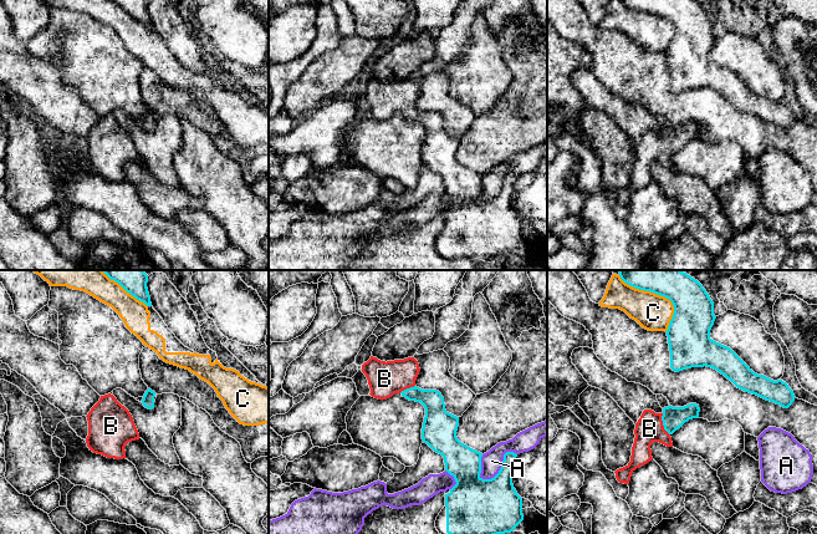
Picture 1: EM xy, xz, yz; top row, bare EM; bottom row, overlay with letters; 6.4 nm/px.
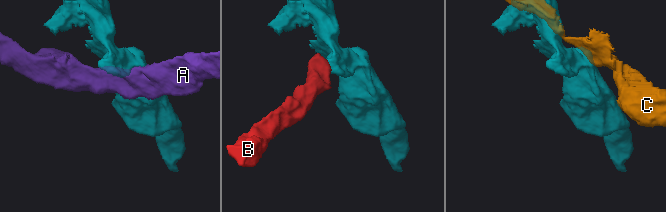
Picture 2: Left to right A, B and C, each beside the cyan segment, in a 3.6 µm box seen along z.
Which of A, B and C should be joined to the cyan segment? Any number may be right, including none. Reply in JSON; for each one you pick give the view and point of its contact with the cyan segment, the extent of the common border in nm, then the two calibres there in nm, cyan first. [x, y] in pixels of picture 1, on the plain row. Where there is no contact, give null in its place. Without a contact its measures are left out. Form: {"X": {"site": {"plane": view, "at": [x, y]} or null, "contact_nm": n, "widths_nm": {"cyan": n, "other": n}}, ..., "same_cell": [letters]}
{"B": {"site": {"plane": "yz", "at": [663, 146]}, "contact_nm": 150, "widths_nm": {"cyan": 150, "other": 180}}, "same_cell": ["B"]}

